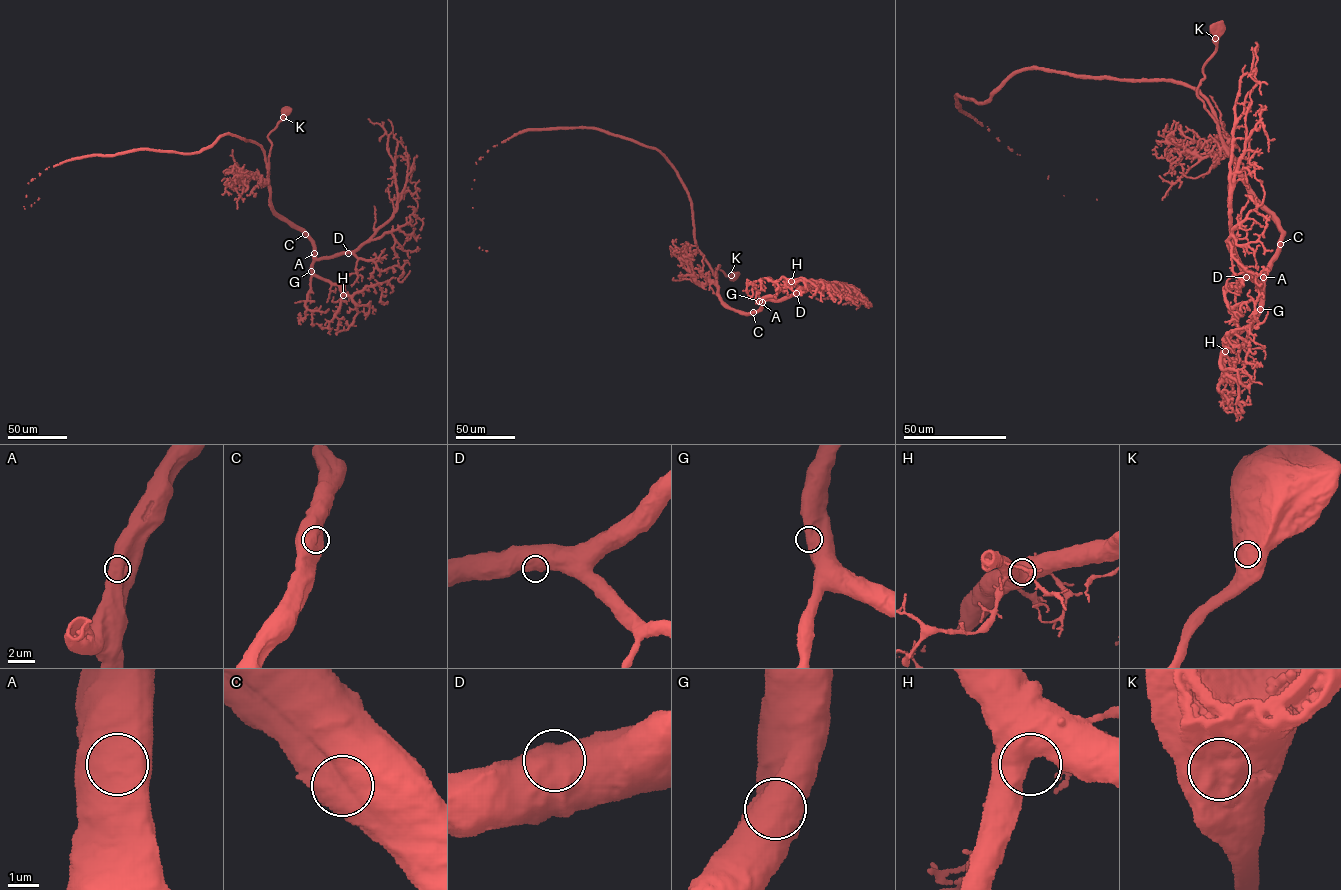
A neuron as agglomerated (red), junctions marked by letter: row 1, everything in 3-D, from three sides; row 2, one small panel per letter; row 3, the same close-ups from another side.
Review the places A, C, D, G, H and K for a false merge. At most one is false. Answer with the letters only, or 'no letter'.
no letter

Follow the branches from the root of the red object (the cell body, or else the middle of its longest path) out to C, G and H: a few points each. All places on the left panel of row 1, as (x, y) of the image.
C: (286, 111), (284, 109), (282, 119), (268, 136), (271, 144), (268, 157), (270, 203), (276, 212), (305, 234)
G: (286, 111), (284, 109), (282, 119), (268, 136), (271, 144), (268, 157), (270, 203), (311, 241), (311, 271)
H: (286, 111), (268, 136), (271, 144), (270, 203), (311, 241), (313, 272), (336, 284), (343, 295)

